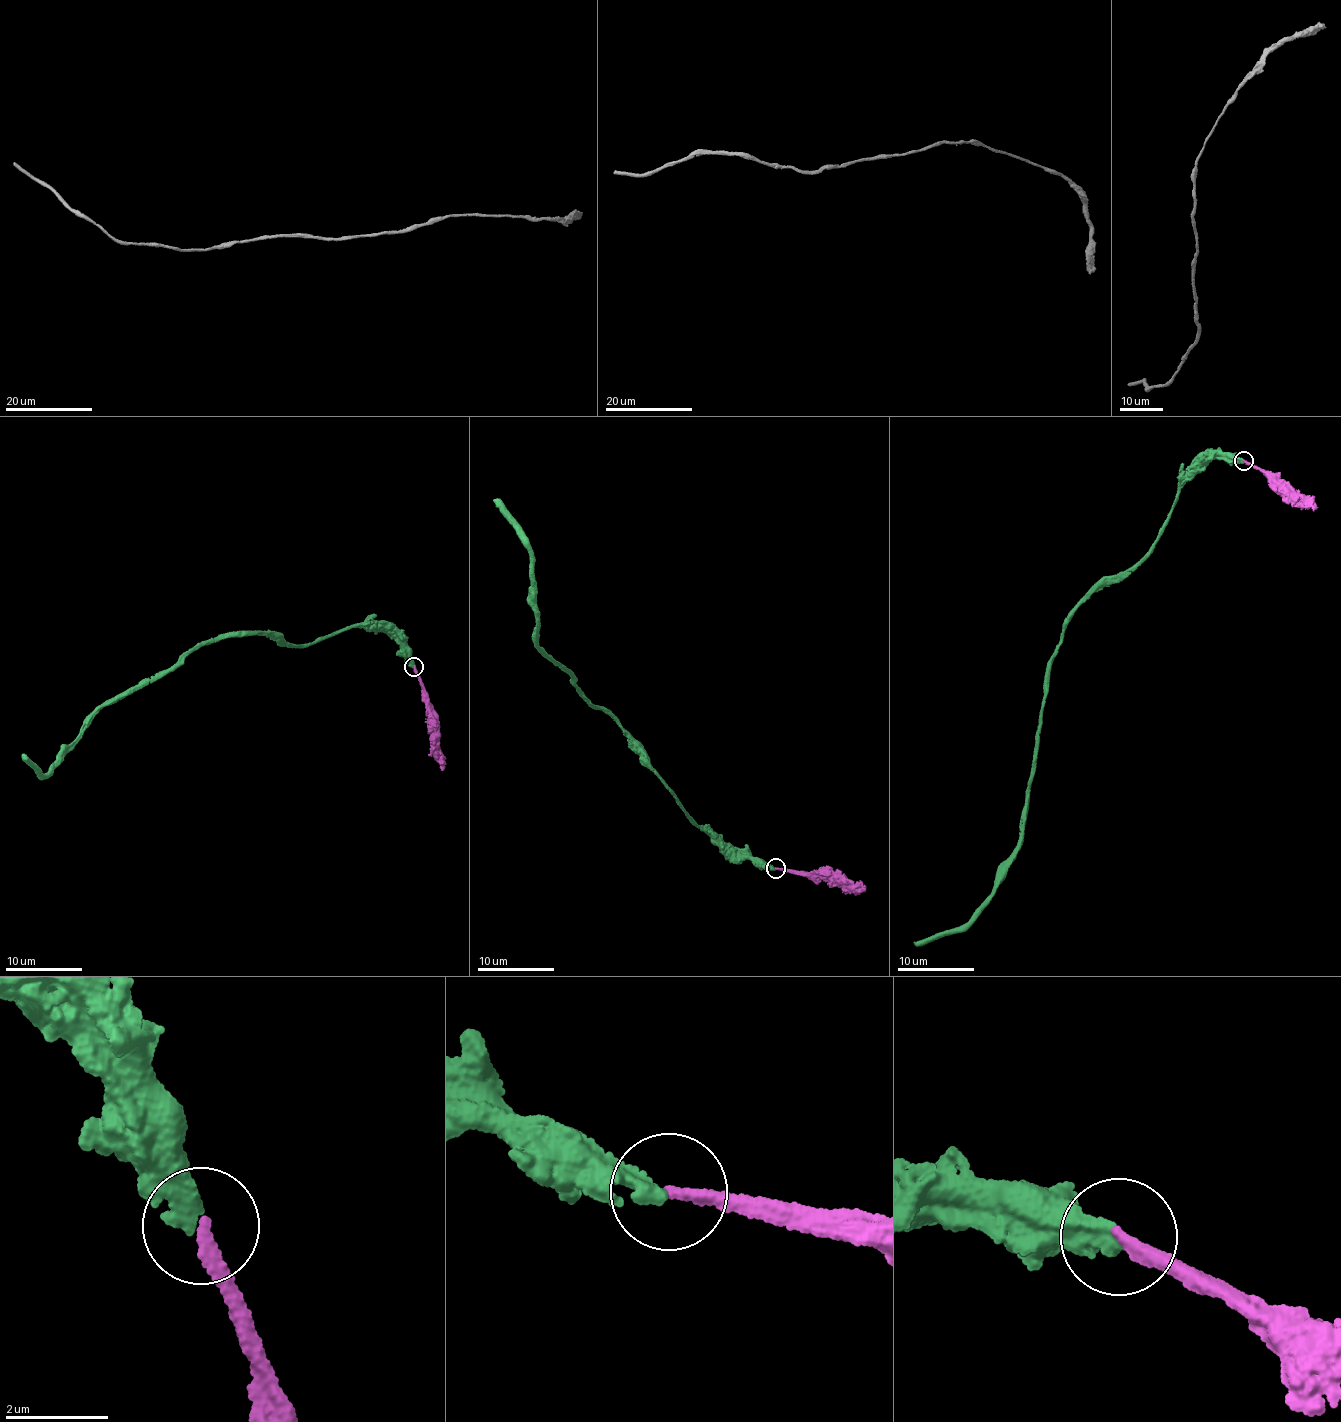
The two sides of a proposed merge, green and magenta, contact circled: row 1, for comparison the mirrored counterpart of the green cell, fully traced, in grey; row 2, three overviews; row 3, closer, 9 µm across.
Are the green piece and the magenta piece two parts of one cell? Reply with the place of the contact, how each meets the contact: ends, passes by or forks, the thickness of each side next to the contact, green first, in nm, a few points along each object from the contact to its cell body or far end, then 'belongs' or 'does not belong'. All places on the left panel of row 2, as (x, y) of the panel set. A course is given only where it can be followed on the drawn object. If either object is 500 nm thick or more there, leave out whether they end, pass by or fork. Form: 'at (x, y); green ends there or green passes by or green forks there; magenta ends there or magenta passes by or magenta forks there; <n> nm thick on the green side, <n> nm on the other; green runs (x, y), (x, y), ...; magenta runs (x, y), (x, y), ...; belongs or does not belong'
at (414, 666); green ends there; magenta ends there; 400 nm thick on the green side, 240 nm on the other; green runs (413, 666), (391, 634), (354, 625), (300, 645), (220, 633), (101, 708), (54, 769), (37, 772), (23, 753); magenta runs (413, 666), (419, 677), (435, 750), (443, 768), (440, 770); belongs

